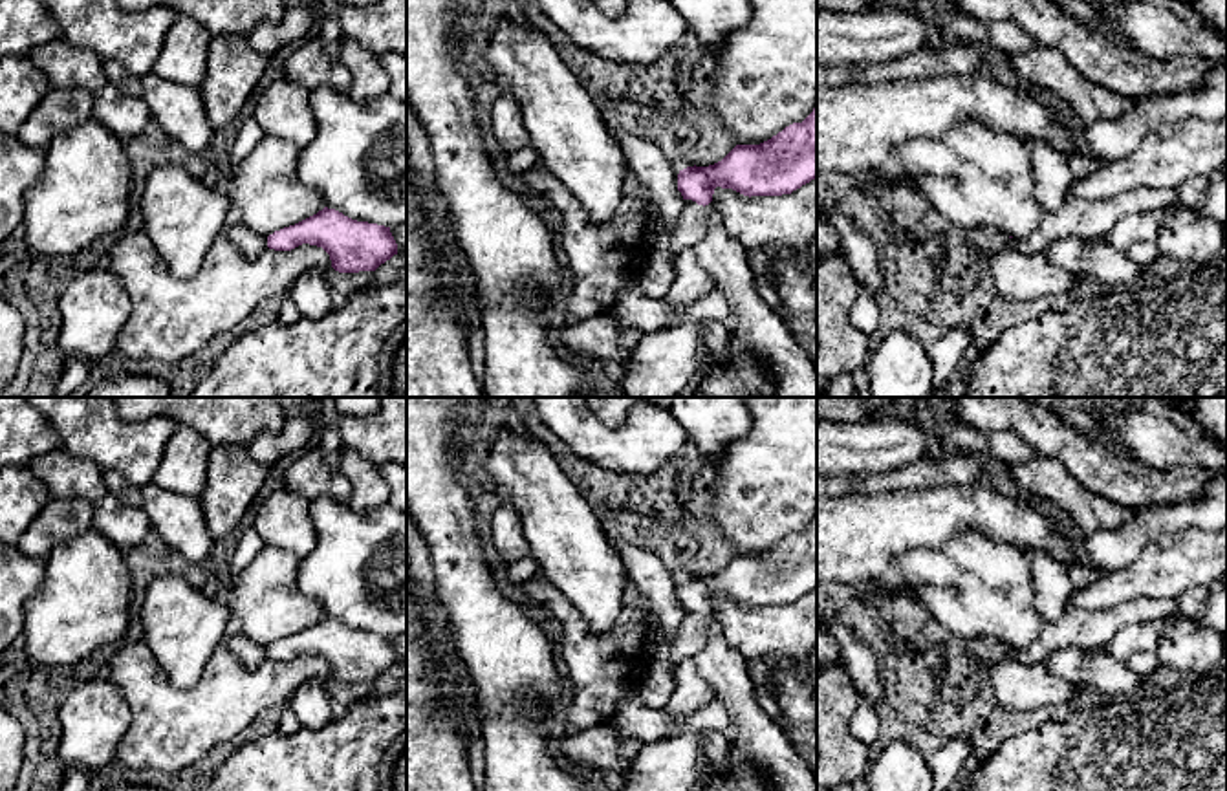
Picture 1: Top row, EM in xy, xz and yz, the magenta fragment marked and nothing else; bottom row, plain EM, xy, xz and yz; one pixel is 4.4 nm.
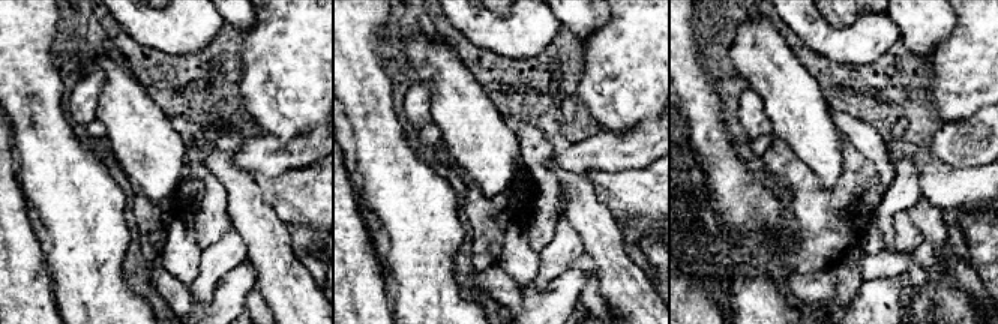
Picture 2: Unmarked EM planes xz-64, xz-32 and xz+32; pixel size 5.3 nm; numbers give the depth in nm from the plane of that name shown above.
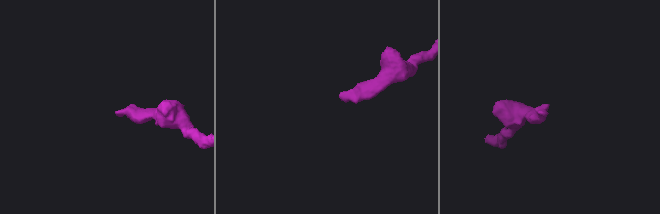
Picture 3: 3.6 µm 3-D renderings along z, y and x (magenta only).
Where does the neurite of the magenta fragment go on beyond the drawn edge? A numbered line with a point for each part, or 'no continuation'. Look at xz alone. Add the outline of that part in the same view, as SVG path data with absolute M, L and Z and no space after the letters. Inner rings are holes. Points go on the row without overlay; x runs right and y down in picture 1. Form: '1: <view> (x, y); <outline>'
1: xz (689, 638); M685 610L681 626L676 632L668 656L668 661L674 668L674 679L678 663L687 657L694 657L700 652L703 645L703 623L703 615L698 615L692 610Z

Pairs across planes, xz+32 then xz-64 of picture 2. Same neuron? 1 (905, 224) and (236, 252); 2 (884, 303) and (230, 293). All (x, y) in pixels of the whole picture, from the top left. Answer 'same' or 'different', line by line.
1: same
2: same

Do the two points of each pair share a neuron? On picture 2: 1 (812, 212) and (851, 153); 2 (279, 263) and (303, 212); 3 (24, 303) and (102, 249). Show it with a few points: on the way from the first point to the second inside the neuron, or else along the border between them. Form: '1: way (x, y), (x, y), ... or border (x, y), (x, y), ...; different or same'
1: way (829, 201), (851, 179), (851, 170); same
2: border (263, 197), (285, 225); different
3: border (44, 254), (57, 308); different

